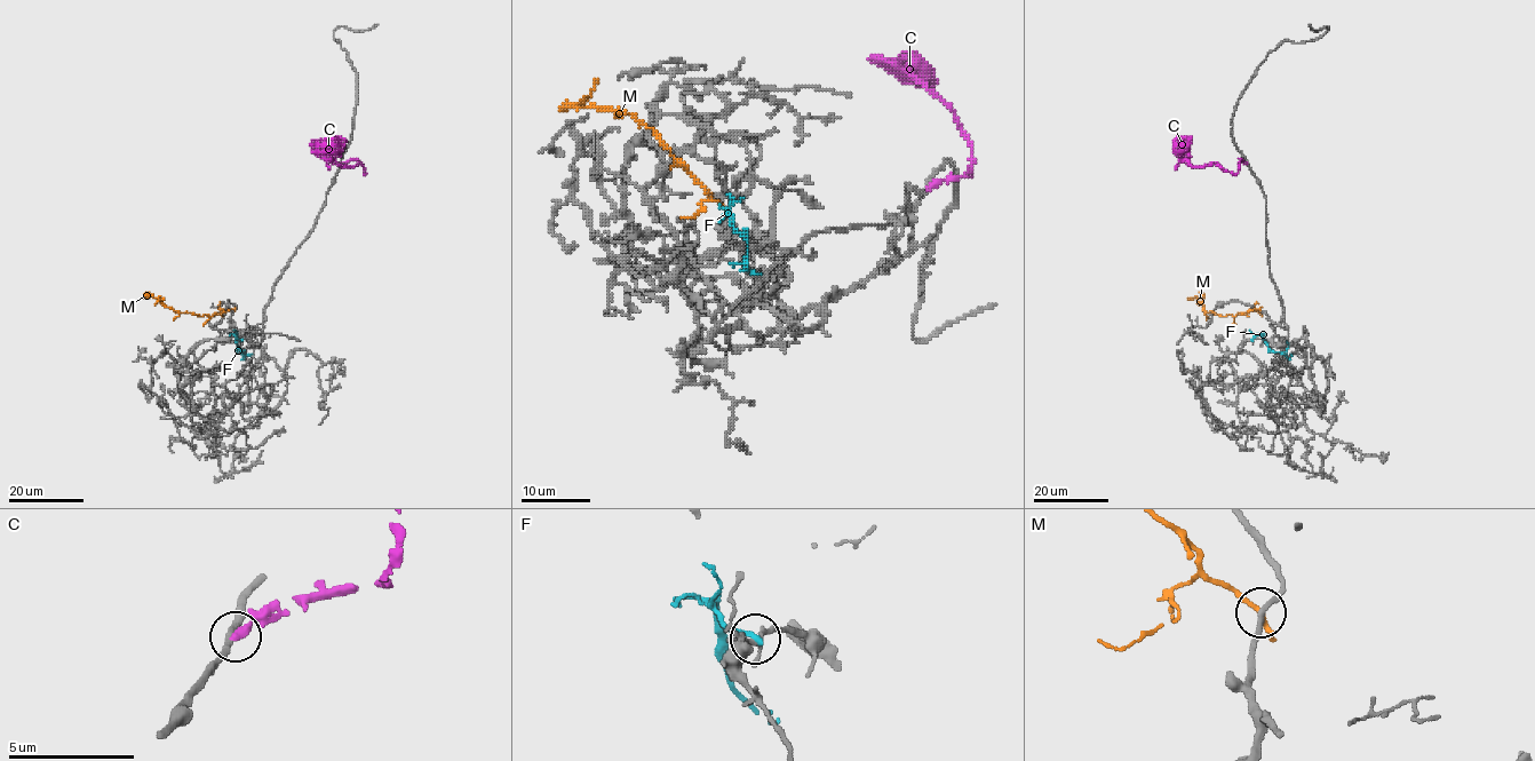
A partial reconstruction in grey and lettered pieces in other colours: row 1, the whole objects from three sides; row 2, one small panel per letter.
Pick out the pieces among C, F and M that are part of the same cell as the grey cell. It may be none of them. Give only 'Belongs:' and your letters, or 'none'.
Belongs: none

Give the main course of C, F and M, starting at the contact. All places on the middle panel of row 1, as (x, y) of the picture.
C: (928, 189), (943, 179), (965, 175), (972, 145), (948, 108), (928, 89), (871, 57)
F: (740, 198), (730, 205), (730, 224), (744, 238), (746, 252), (744, 260), (733, 266), (733, 262)
M: (726, 208), (715, 201), (659, 137), (631, 113), (587, 108), (583, 101), (598, 80)

